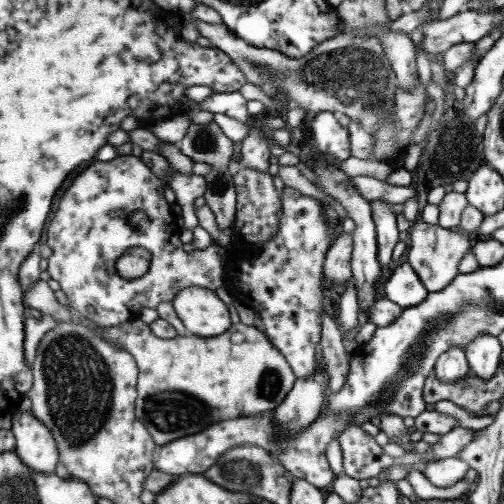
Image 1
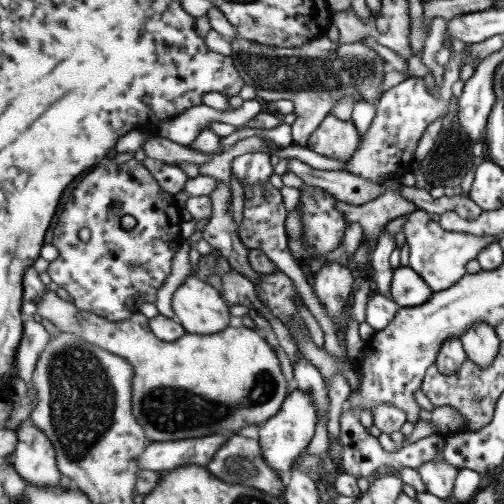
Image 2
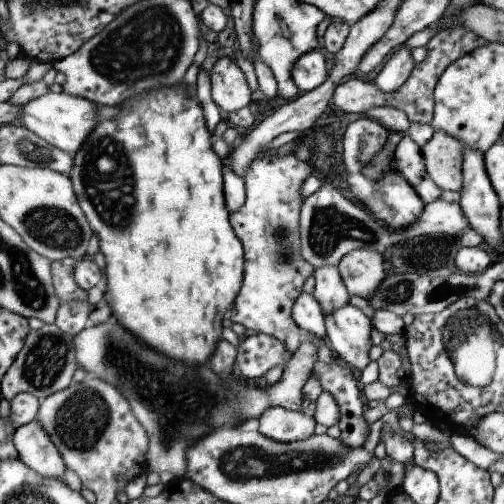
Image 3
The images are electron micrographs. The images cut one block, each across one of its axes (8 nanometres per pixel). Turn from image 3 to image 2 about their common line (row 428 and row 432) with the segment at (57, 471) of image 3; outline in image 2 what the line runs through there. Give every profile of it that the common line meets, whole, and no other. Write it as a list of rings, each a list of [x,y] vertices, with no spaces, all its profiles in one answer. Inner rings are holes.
[[[29,418],[21,422],[17,428],[19,434],[19,446],[15,452],[13,464],[21,472],[25,480],[29,480],[33,486],[41,488],[55,488],[61,482],[61,468],[59,458],[53,442],[41,432],[41,428],[35,426],[35,422]]]

